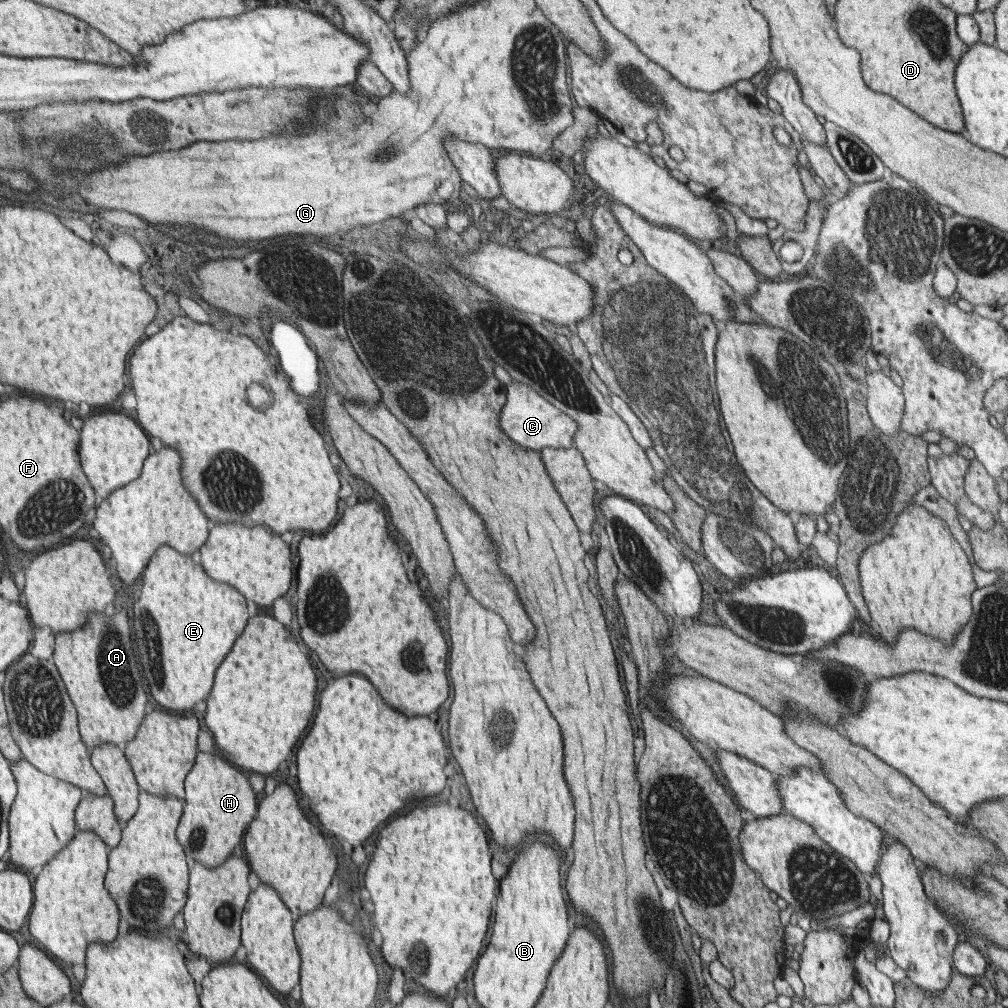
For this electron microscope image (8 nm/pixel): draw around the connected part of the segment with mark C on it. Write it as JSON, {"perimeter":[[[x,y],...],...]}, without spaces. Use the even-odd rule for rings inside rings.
{"perimeter":[[[512,382],[506,388],[508,395],[504,409],[501,411],[501,427],[503,432],[520,447],[541,452],[546,447],[568,448],[573,446],[575,435],[579,430],[577,420],[567,416],[565,412],[559,411],[552,403],[548,402],[538,391]]]}

